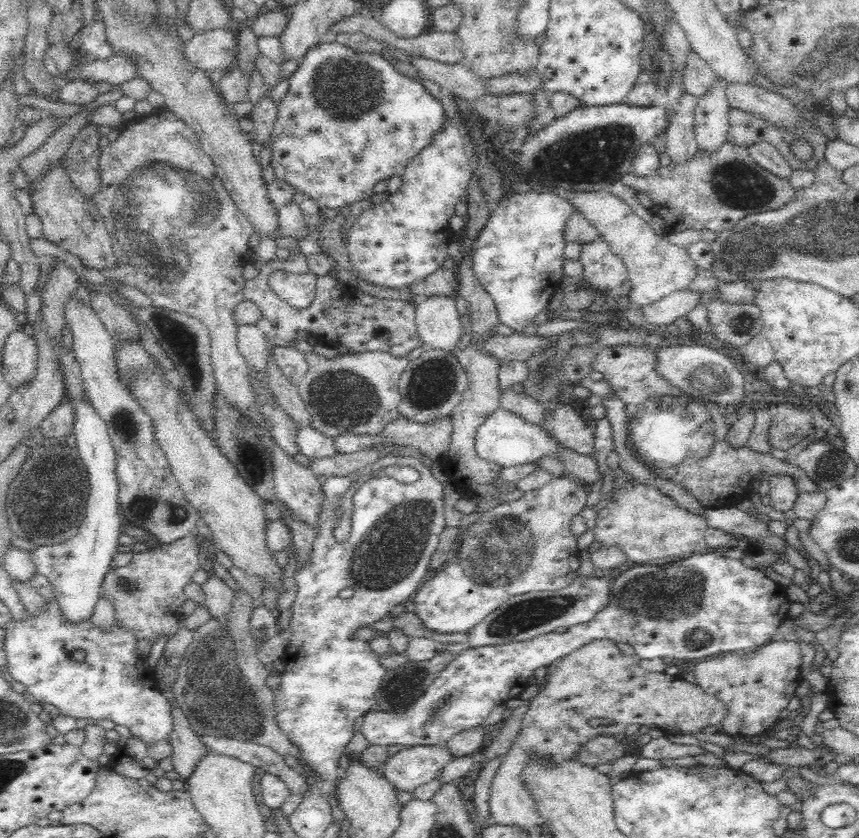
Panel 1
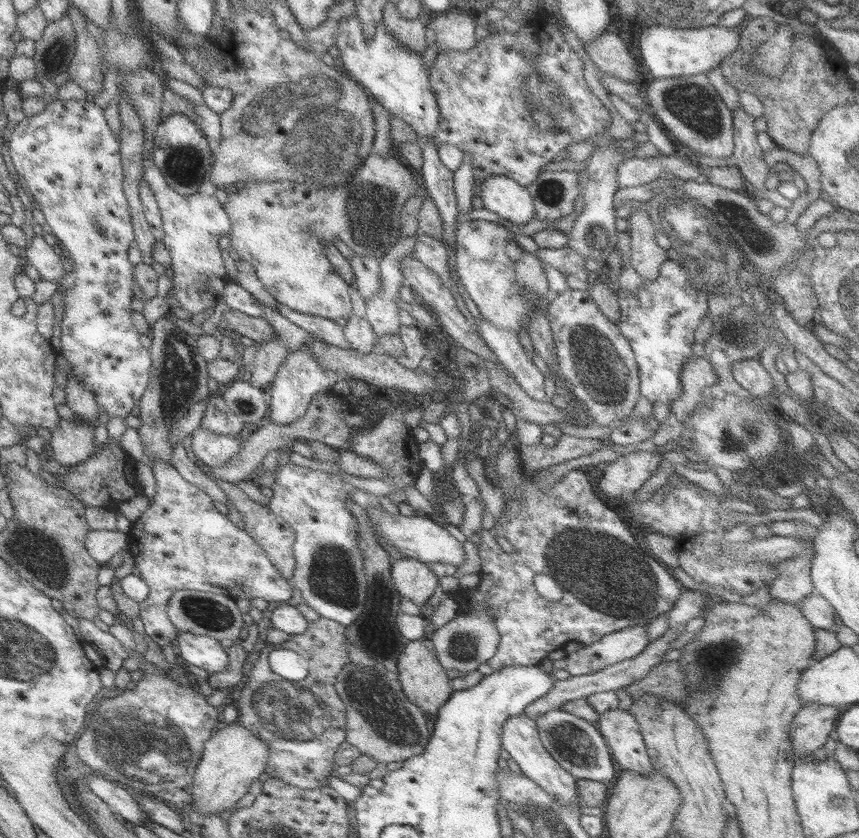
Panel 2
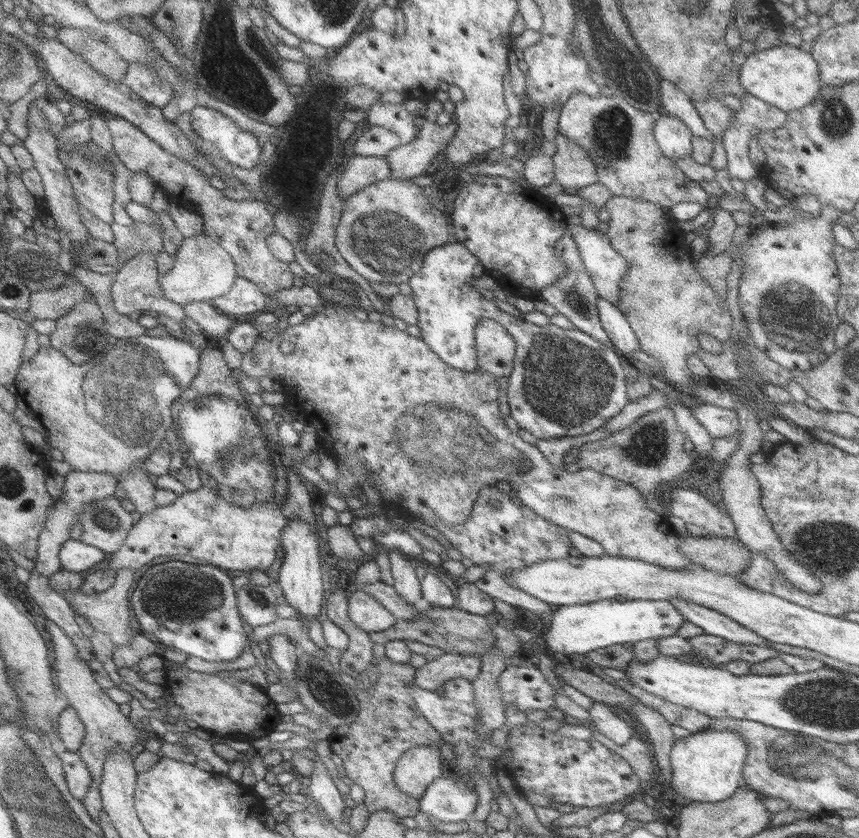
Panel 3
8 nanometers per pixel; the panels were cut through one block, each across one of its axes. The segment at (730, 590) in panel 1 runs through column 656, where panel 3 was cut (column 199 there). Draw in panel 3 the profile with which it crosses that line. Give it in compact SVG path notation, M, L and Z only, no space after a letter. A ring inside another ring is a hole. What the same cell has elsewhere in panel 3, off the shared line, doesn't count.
M168 561L150 567L130 596L130 604L144 634L153 637L160 647L167 647L190 656L198 656L206 662L232 662L249 644L237 596L232 586L233 576L216 565L193 565L180 561Z

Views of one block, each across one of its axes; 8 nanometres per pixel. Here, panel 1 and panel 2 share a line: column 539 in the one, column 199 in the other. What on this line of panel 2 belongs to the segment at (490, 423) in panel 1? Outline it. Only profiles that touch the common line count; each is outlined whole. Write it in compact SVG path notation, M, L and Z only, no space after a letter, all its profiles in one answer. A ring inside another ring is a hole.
M198 427L192 434L192 452L208 467L218 467L228 462L242 448L242 437L238 435L219 435Z

